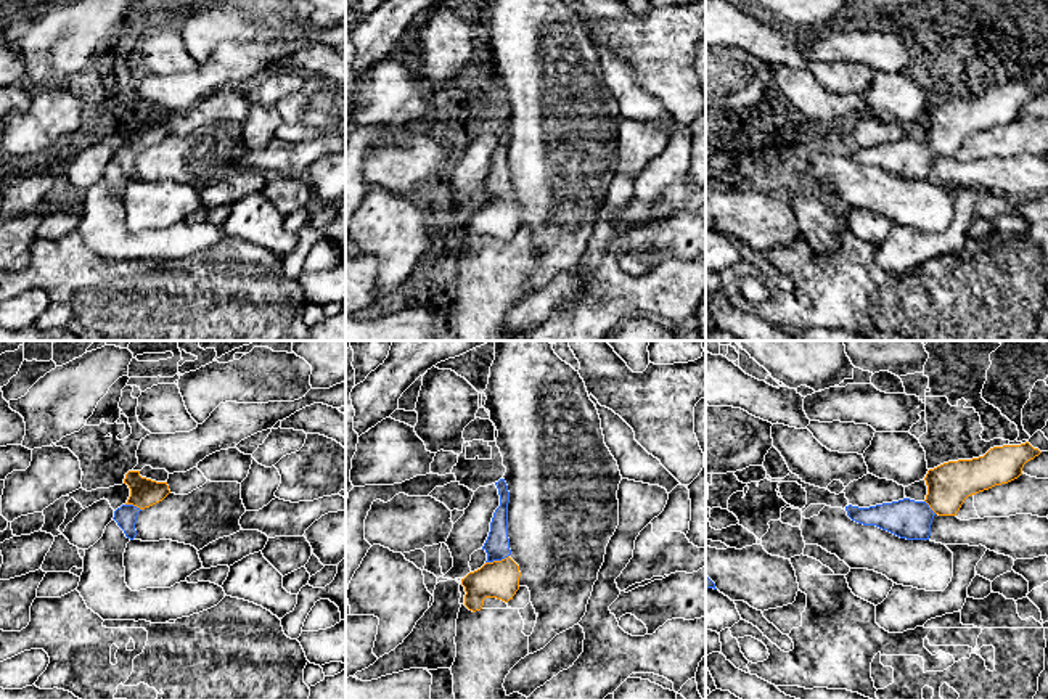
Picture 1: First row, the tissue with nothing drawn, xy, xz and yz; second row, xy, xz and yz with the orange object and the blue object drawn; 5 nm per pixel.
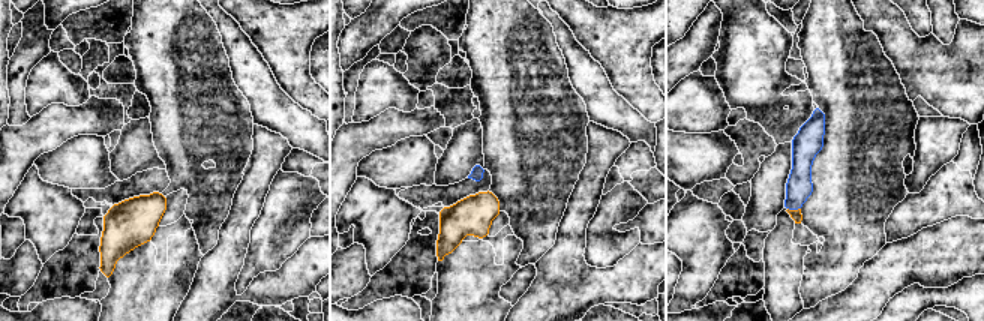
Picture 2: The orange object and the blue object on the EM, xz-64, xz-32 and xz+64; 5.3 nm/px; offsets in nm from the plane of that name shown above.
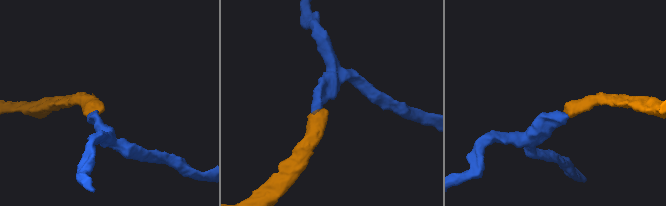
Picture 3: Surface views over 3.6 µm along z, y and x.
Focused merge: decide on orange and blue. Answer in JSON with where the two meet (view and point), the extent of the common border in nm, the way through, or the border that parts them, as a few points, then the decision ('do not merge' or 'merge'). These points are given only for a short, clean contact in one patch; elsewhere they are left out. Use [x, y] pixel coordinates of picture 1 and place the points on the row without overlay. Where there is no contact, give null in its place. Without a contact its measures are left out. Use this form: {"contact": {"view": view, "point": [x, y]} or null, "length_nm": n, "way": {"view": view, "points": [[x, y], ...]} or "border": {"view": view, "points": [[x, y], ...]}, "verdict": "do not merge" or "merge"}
{"contact": {"view": "xz", "point": [497, 201]}, "length_nm": 130, "way": {"view": "xz", "points": [[500, 219], [497, 201], [497, 185]]}, "verdict": "merge"}

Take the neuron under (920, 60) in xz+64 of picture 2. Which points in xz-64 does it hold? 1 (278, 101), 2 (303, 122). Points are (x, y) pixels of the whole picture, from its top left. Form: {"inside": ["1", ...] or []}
{"inside": []}

